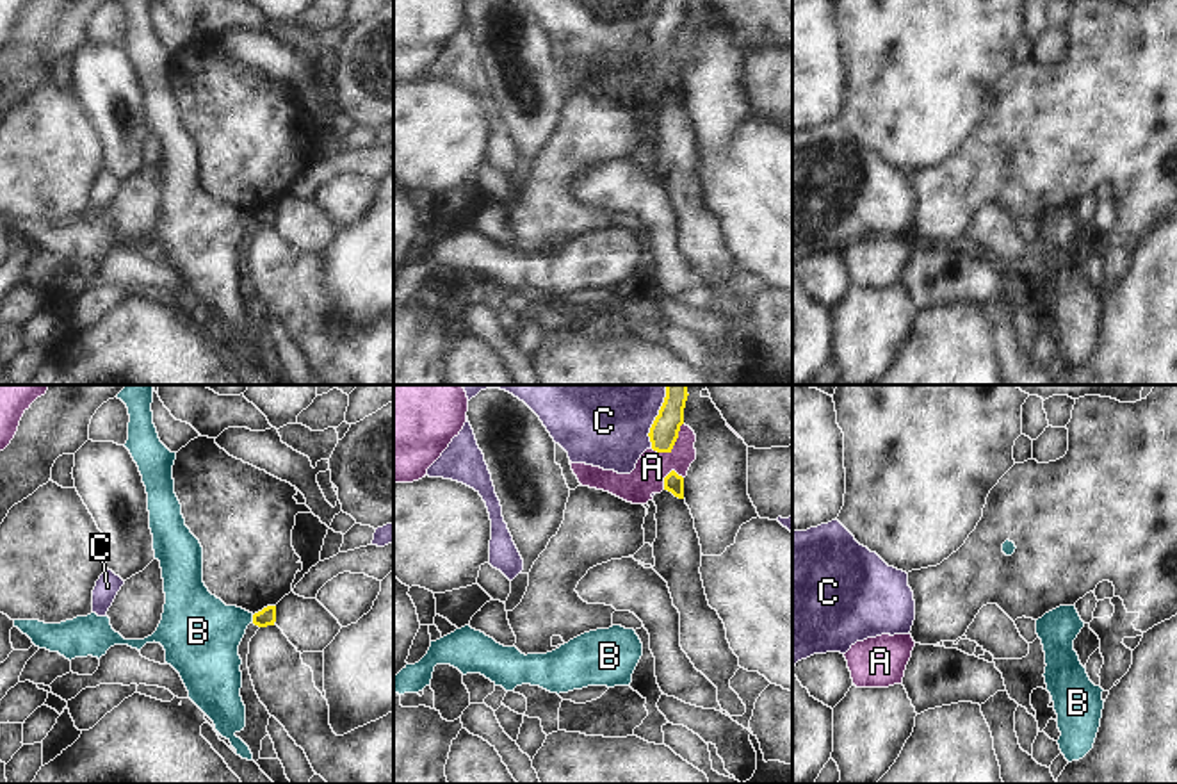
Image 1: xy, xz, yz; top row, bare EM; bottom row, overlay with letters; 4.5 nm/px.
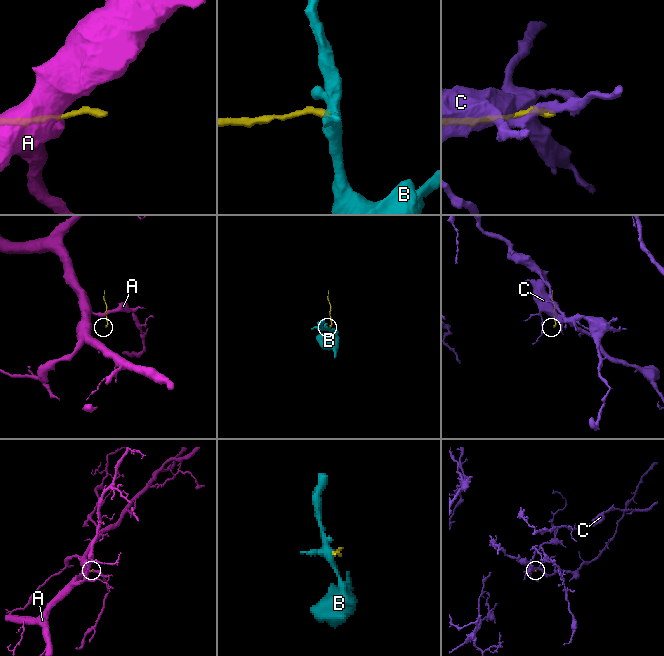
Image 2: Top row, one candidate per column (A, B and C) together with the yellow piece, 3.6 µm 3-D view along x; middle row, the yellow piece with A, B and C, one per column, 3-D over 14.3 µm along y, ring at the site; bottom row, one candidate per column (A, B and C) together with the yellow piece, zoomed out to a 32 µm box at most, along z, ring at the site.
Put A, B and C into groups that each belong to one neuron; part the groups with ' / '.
A / B / C

